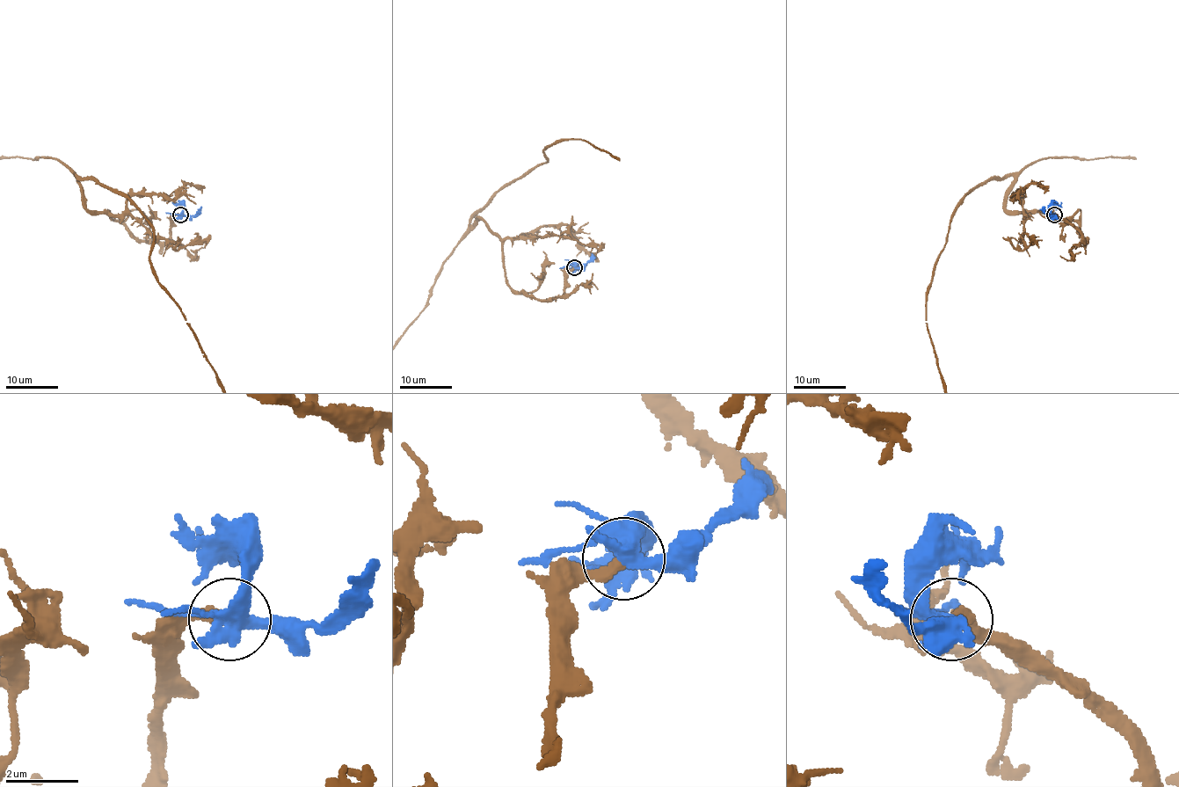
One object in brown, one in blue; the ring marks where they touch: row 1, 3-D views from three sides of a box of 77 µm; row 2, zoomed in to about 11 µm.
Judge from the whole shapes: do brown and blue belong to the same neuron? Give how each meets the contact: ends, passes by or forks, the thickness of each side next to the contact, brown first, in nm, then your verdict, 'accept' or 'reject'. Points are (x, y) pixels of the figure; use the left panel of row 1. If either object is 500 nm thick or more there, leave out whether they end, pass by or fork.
brown ends | blue forks | 300/340 nm | accept

